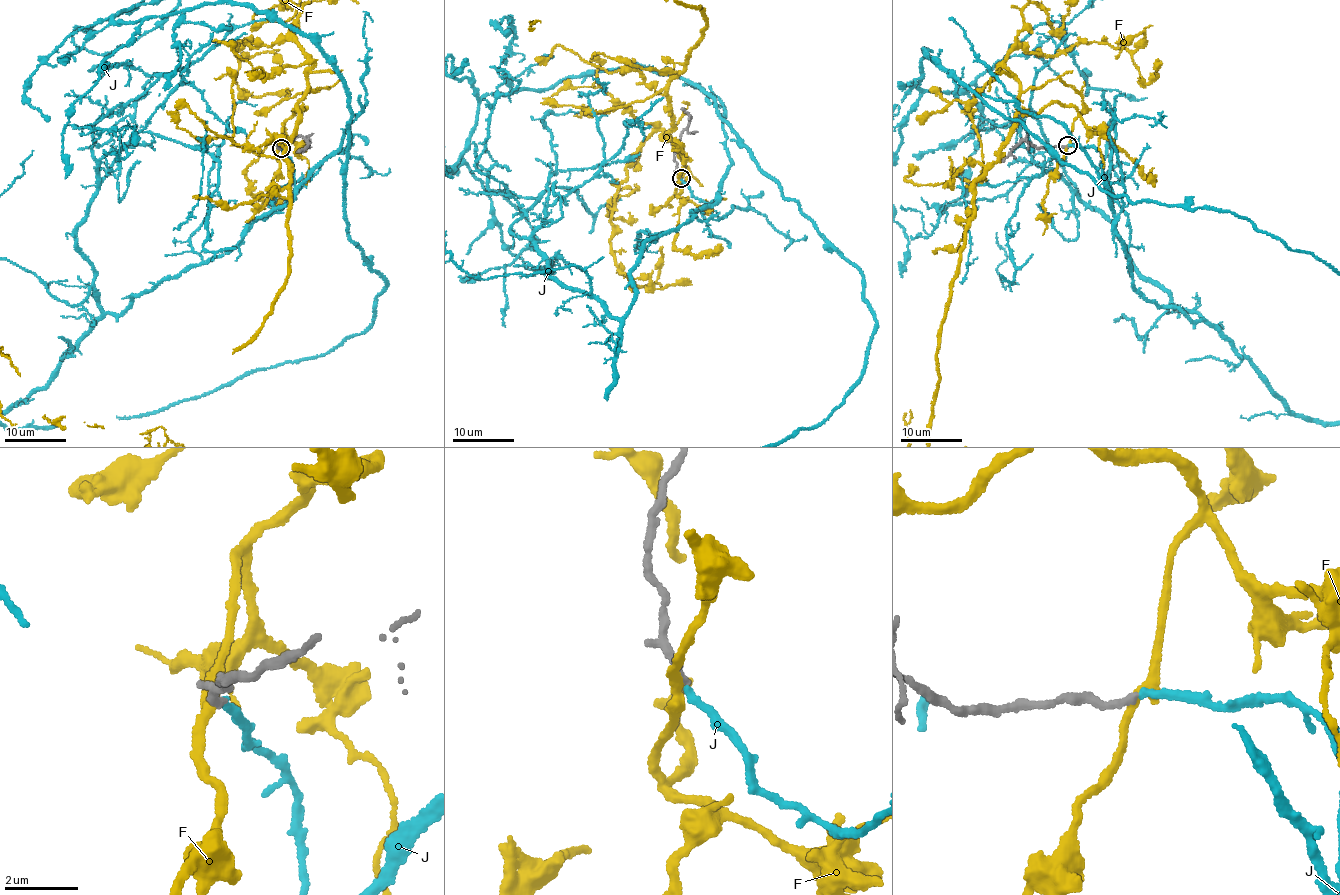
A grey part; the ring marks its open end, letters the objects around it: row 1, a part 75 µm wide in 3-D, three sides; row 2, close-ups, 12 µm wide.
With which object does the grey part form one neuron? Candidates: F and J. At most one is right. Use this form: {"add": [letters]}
{"add": ["J"]}

